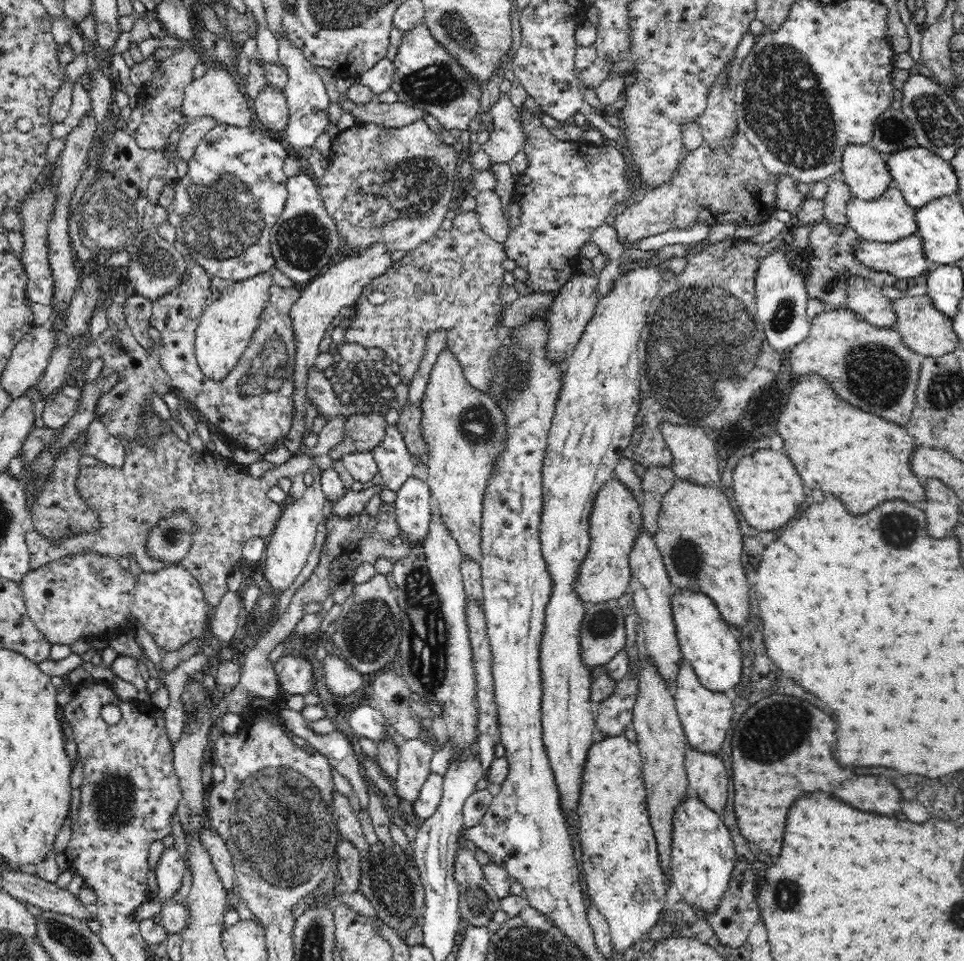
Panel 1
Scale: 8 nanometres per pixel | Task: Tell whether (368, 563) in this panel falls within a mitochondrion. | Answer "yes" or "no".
no

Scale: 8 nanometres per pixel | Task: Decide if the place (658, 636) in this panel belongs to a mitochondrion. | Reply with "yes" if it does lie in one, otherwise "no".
no

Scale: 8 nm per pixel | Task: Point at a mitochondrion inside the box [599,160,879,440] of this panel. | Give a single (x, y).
(738, 348)

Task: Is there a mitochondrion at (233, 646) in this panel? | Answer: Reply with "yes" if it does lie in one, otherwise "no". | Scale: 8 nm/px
no

